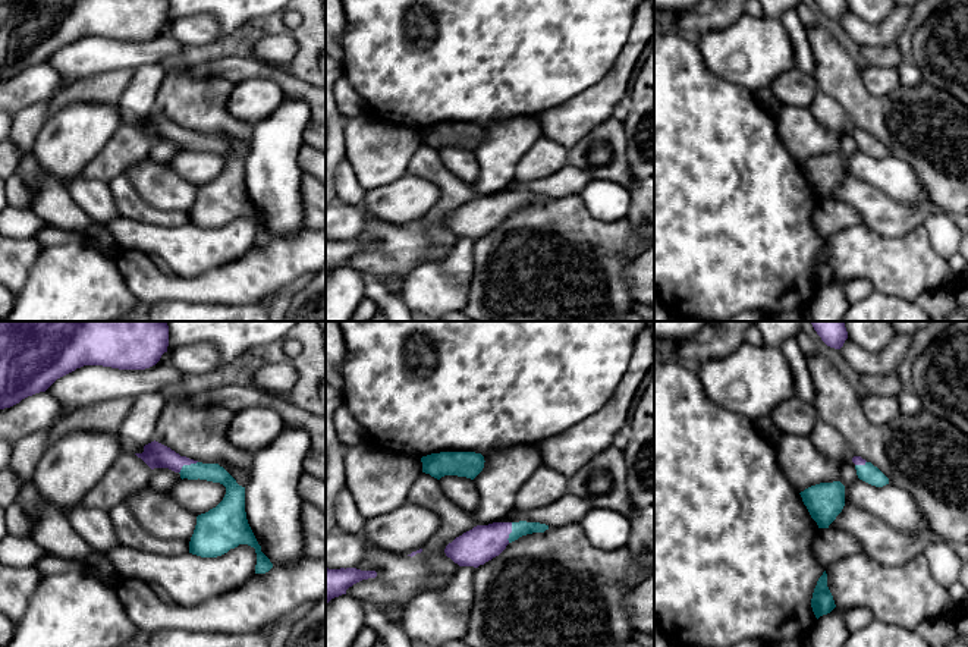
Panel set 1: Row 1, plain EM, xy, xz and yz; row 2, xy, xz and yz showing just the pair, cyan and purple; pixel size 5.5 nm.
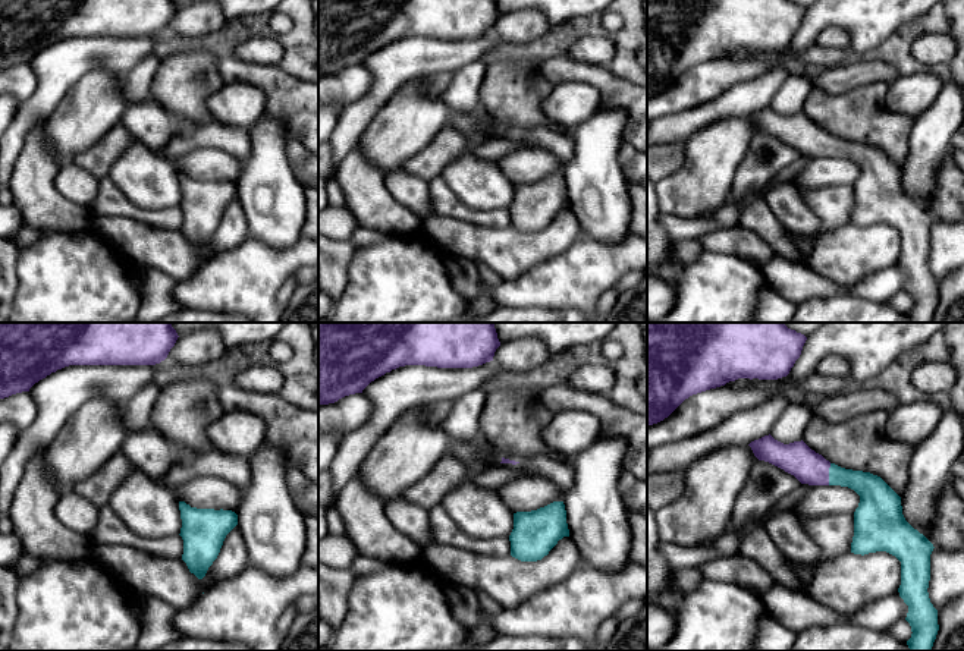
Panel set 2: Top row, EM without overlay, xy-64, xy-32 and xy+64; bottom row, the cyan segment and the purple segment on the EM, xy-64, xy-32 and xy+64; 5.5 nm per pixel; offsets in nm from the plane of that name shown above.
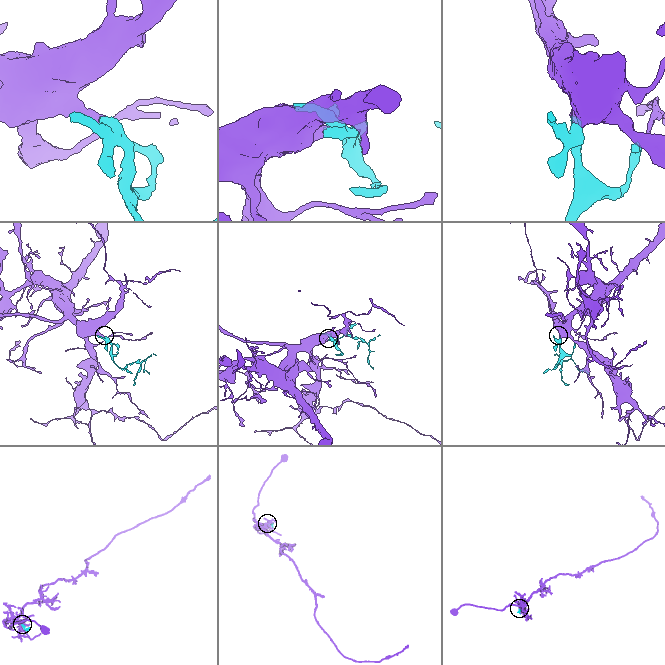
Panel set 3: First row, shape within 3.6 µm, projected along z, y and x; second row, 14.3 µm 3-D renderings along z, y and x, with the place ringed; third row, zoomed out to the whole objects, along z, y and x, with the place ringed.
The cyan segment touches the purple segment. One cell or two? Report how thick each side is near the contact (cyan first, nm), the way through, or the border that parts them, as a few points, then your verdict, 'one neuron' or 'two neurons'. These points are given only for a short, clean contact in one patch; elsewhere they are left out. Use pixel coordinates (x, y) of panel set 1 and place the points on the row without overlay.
100/140 nm | across xy (214, 144), (186, 137), (156, 126) | one neuron

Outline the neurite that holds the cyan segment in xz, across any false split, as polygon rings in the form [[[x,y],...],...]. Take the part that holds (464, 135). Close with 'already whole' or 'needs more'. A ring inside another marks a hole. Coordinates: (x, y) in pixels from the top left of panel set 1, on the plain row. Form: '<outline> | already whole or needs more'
[[[440,123],[421,129],[422,144],[440,151],[458,147],[474,151],[484,139],[484,128],[475,123]]] | already whole

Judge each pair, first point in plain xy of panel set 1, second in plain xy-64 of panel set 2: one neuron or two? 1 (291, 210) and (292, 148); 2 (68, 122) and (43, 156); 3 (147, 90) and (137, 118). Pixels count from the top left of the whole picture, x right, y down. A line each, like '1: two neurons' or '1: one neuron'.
1: two neurons
2: two neurons
3: two neurons

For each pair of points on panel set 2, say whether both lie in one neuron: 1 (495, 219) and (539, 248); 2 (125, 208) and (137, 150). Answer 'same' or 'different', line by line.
1: different
2: different

